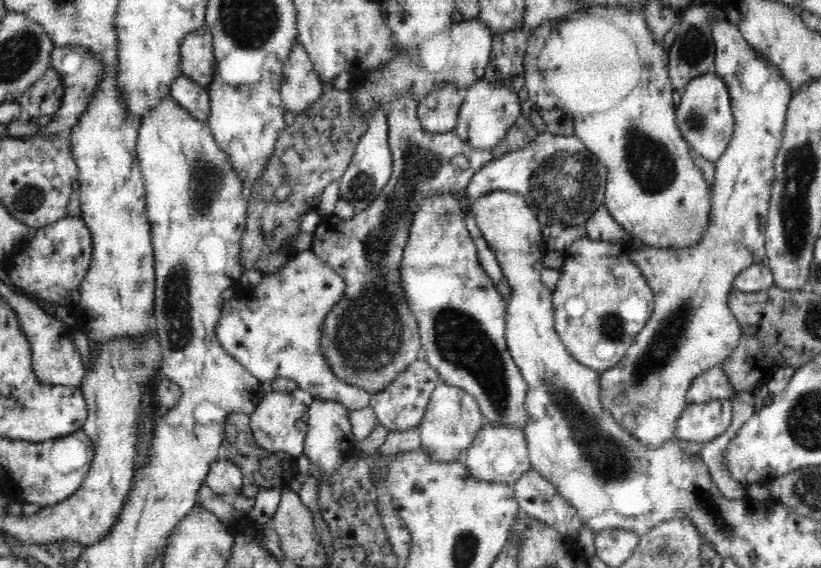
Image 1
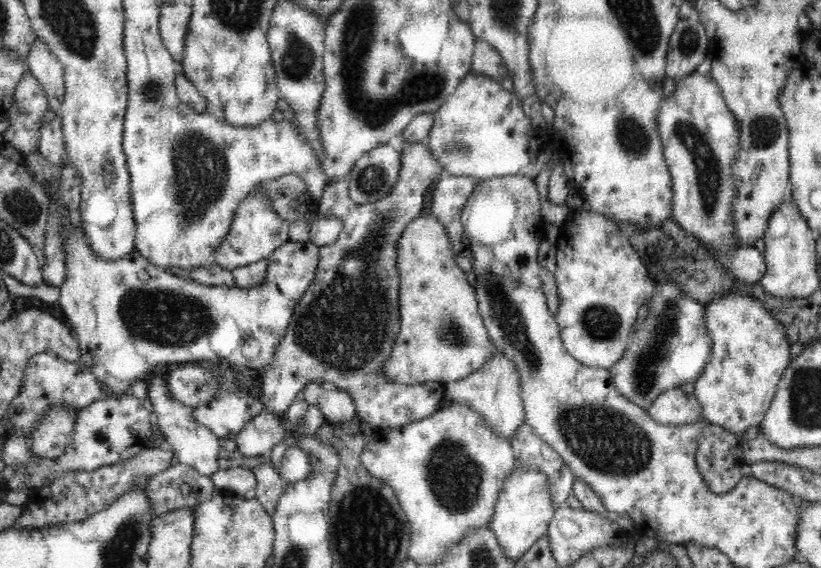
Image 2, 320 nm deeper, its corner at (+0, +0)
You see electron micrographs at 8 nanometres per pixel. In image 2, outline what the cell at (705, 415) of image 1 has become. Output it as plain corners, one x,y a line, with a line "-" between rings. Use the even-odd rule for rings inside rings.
680,387
658,395
648,411
654,420
665,425
678,426
704,420
696,397
693,393
688,395

